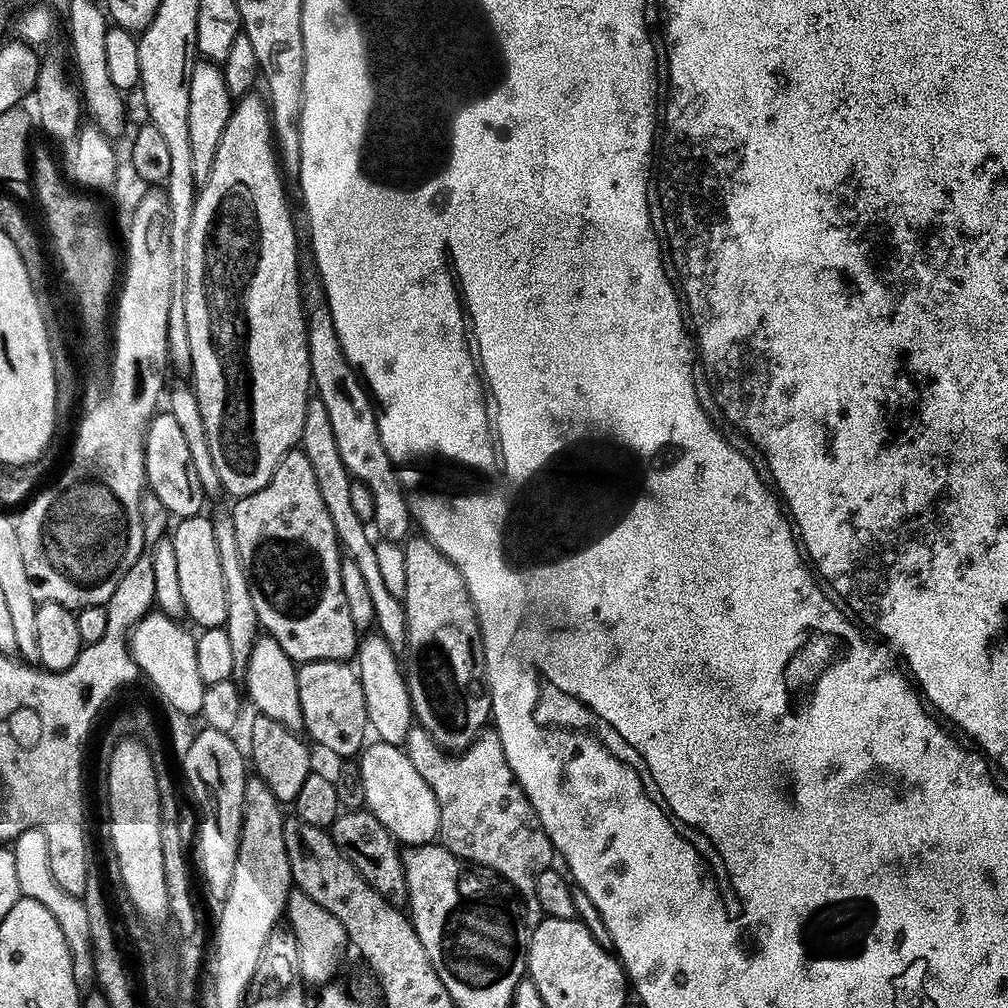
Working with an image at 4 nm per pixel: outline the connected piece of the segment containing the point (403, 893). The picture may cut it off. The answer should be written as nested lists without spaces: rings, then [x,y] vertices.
[[[341,811],[331,824],[330,831],[340,853],[353,864],[362,878],[366,878],[366,882],[370,882],[370,886],[374,886],[374,890],[378,890],[378,894],[397,906],[407,901],[408,887],[401,849],[373,812]]]

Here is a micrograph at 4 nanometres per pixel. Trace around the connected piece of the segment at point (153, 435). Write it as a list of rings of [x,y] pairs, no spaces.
[[[167,410],[157,411],[148,424],[148,432],[144,436],[144,479],[149,493],[156,495],[156,500],[172,515],[172,518],[198,516],[205,511],[206,497],[202,490],[202,482],[198,482],[198,474],[194,471],[194,462],[190,459],[190,445],[178,427],[178,418],[174,418]]]

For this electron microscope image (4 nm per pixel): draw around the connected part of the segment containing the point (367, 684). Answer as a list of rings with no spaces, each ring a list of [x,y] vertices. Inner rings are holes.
[[[368,634],[361,640],[364,641],[360,644],[360,653],[357,654],[356,660],[354,659],[354,664],[360,673],[371,731],[376,731],[380,735],[377,737],[385,744],[403,745],[414,727],[408,683],[404,681],[404,668],[398,657],[391,652],[383,636]]]

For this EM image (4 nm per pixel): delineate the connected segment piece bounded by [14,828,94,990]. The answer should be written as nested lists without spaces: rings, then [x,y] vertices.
[[[37,828],[23,832],[14,841],[14,851],[16,853],[16,865],[18,866],[18,886],[21,893],[27,899],[42,902],[42,906],[46,906],[46,910],[50,910],[50,914],[54,914],[54,920],[58,922],[58,926],[62,926],[62,934],[66,938],[68,949],[72,955],[72,973],[76,979],[76,987],[81,990],[88,990],[88,987],[93,987],[94,973],[90,925],[83,899],[79,896],[71,896],[69,892],[62,890],[62,886],[58,886],[56,876],[52,872],[48,839]]]

